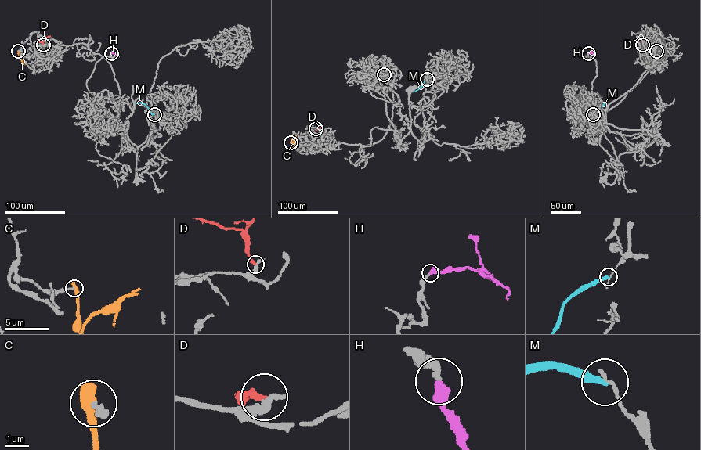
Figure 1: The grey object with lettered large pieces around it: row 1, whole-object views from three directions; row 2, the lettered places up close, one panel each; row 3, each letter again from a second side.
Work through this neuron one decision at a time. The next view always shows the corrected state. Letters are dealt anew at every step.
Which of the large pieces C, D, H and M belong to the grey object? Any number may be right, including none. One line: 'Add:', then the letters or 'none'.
Add: H

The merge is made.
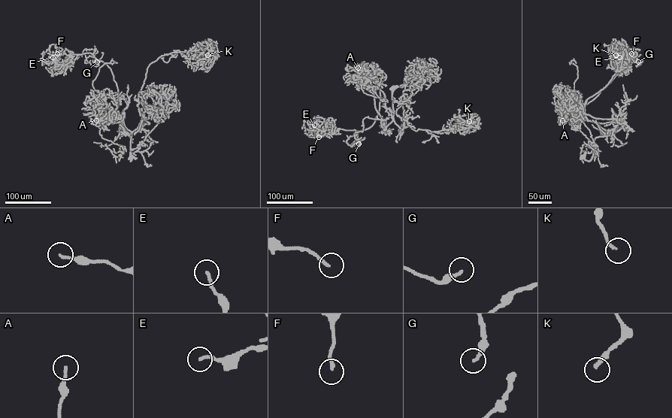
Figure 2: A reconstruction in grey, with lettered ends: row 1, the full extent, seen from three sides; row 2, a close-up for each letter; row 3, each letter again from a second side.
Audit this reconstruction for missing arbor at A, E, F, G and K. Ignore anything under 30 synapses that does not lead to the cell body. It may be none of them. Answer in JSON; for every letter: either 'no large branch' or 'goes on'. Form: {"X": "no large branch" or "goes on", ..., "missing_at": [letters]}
{"A": "no large branch", "E": "no large branch", "F": "no large branch", "G": "no large branch", "K": "no large branch", "missing_at": []}

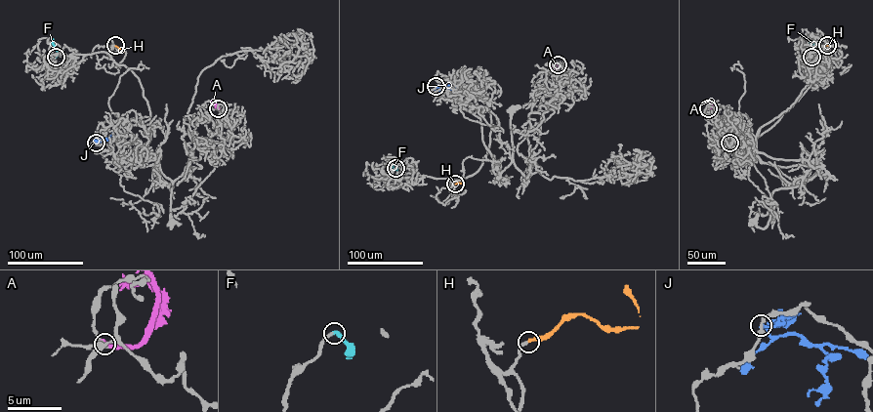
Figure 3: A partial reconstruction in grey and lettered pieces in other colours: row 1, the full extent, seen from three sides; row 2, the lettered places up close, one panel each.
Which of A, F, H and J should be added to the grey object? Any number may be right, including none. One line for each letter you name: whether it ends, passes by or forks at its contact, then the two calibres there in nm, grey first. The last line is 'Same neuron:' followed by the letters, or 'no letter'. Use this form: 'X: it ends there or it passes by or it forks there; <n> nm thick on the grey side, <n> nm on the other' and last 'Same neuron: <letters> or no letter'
H: it ends there; 200 nm thick on the grey side, 180 nm on the other
Same neuron: H

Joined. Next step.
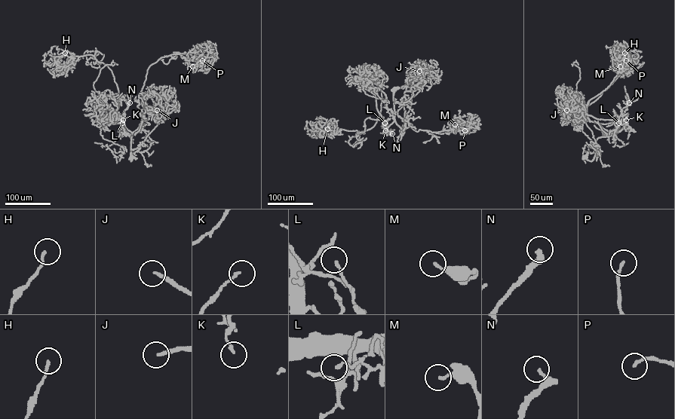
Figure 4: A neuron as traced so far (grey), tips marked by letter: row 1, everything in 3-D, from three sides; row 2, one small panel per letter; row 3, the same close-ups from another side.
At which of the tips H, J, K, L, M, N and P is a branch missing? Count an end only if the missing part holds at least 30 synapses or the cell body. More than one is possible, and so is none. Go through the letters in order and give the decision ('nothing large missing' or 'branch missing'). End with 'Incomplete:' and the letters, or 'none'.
H: nothing large missing
J: branch missing
K: nothing large missing
L: nothing large missing
M: nothing large missing
N: nothing large missing
P: nothing large missing
Incomplete: J

